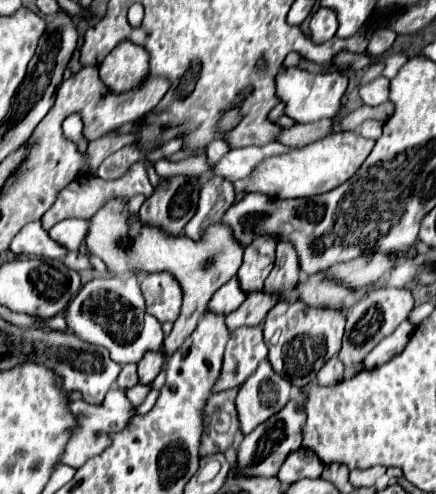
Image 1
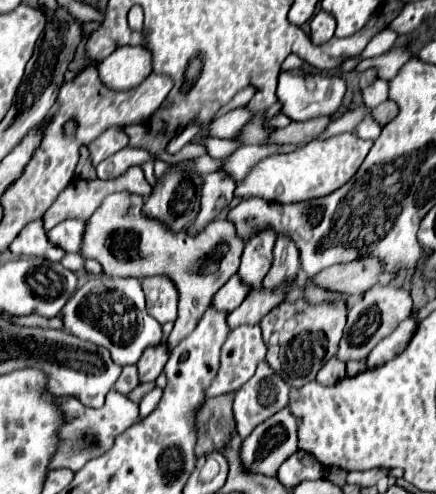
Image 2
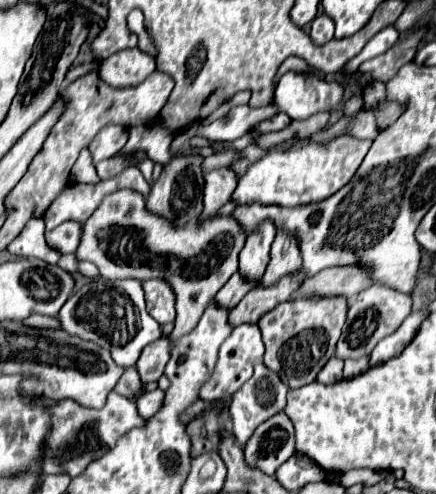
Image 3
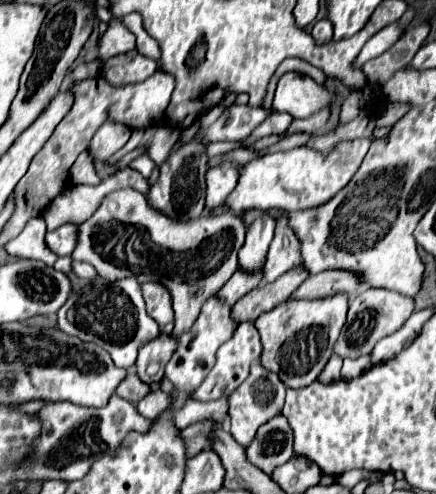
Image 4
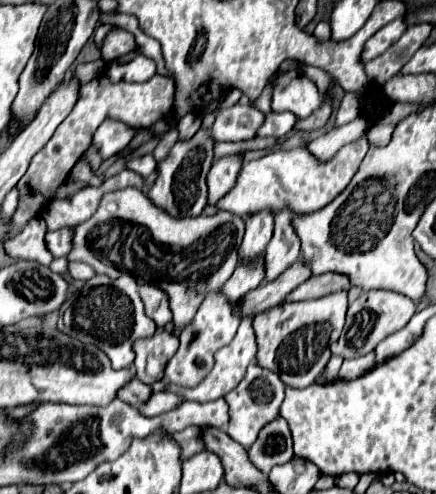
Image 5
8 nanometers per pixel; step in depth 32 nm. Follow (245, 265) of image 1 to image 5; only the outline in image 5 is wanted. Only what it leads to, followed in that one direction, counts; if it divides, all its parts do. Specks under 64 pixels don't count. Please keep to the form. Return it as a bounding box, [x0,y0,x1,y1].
[240,210,274,262]

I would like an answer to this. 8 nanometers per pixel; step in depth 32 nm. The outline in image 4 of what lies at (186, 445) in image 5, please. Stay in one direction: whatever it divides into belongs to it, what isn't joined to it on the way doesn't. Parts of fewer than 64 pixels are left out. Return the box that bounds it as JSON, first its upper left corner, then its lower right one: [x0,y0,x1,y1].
[180,422,216,458]

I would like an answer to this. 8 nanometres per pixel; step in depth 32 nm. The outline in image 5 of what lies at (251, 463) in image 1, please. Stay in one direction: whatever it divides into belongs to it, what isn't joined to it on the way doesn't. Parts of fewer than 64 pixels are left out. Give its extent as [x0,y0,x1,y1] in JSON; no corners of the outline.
[248,418,292,474]

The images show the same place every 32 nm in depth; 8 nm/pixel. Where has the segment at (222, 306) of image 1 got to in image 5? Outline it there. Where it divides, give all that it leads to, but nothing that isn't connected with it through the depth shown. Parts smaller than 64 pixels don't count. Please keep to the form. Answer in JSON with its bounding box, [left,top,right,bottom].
[222,258,264,300]

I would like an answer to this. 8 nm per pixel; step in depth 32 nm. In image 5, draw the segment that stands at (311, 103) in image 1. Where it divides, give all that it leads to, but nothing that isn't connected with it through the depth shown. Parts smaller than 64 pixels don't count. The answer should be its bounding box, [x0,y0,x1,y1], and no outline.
[272,74,324,118]

